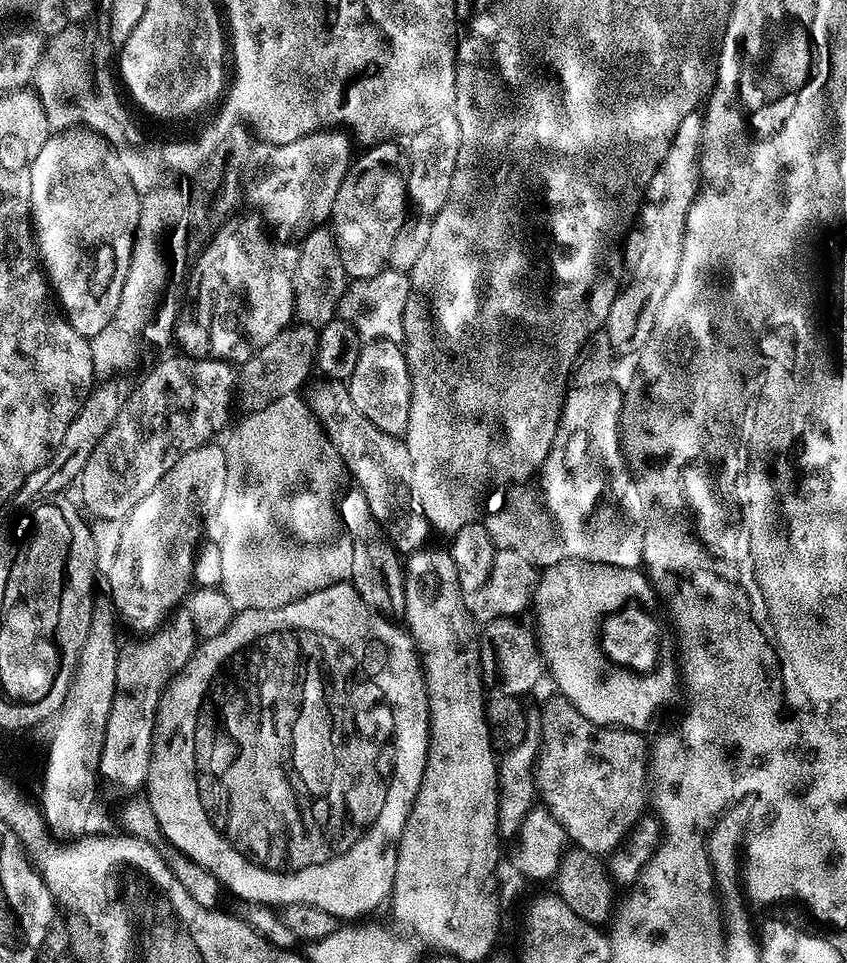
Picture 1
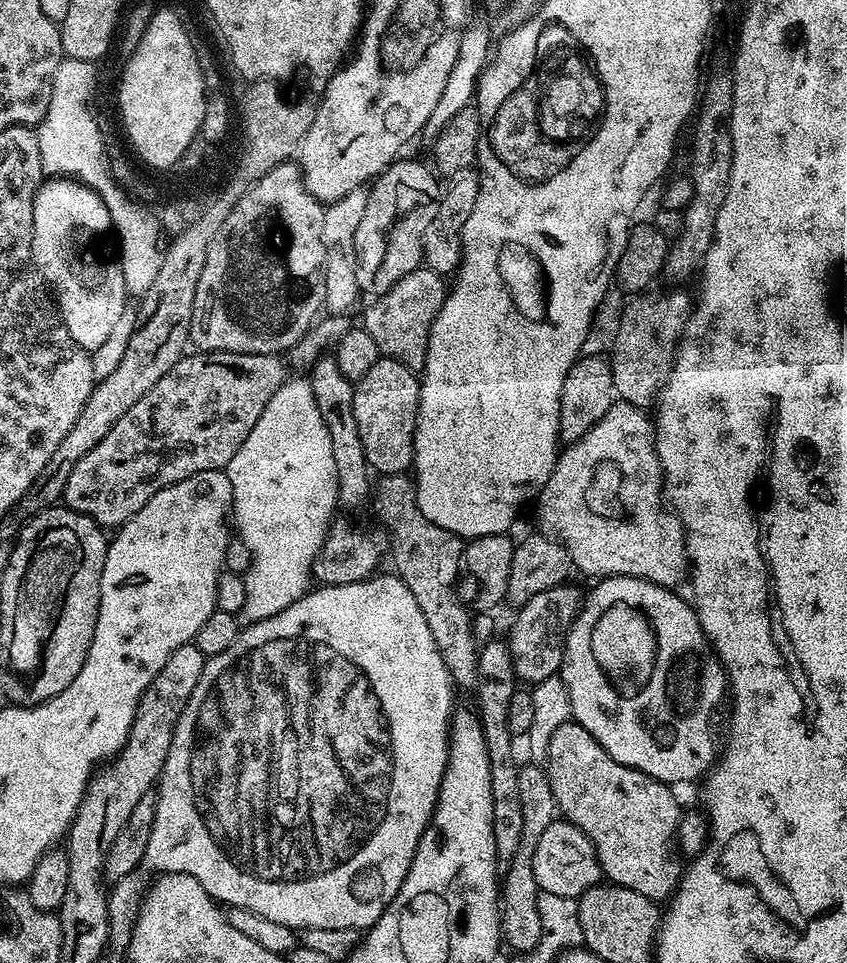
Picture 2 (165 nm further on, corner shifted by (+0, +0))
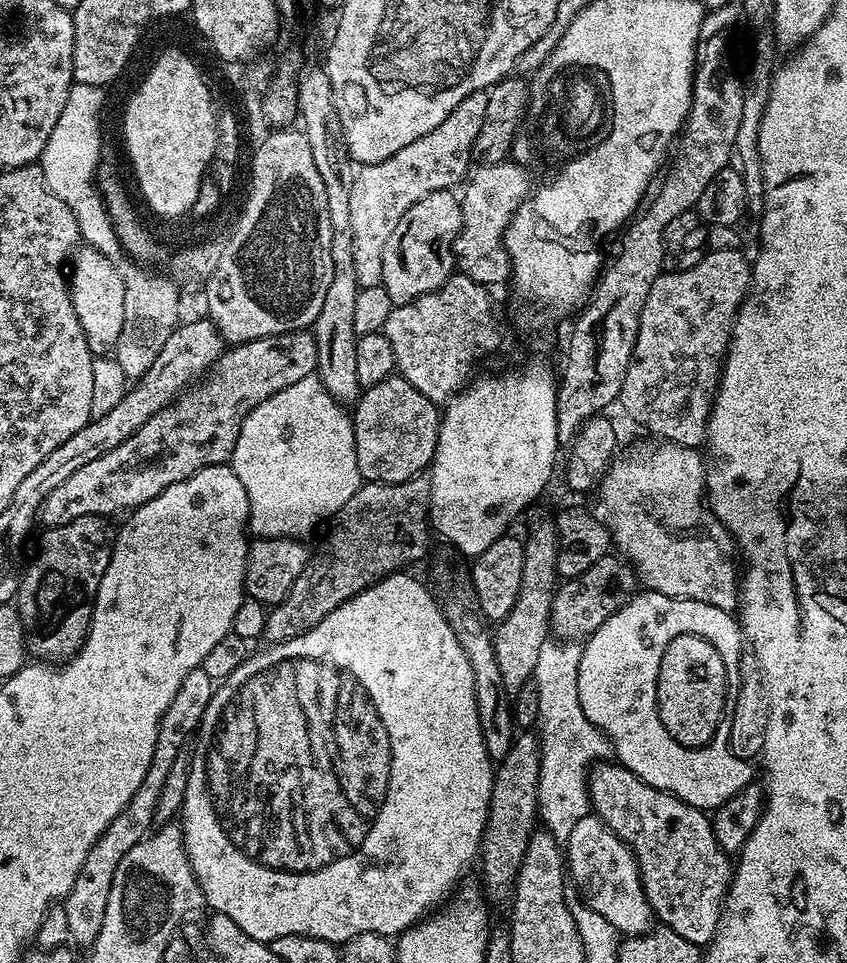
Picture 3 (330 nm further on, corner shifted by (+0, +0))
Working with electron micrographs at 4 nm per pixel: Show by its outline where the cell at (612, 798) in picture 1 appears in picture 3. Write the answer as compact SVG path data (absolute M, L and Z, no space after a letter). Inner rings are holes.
M619 762L608 763L597 763L589 771L591 811L636 856L653 917L663 927L674 930L674 934L682 934L686 942L697 946L711 944L724 915L734 864L729 853L716 844L709 813L642 782Z

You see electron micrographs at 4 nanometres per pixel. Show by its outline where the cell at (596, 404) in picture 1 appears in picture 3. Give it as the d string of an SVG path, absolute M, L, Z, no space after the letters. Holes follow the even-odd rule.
M660 442L657 445L657 448L652 448L649 452L642 453L637 460L632 456L626 457L625 460L620 460L620 458L612 460L610 465L608 465L607 471L598 483L600 497L597 498L596 505L594 505L596 517L607 526L608 535L611 543L614 545L615 551L635 568L639 583L645 589L653 592L661 592L667 596L676 596L679 600L706 602L710 606L718 606L722 610L732 612L737 607L740 599L738 560L736 564L738 549L736 541L732 539L732 535L726 530L726 526L722 526L722 522L713 514L711 508L706 503L706 489L704 486L705 461L702 459L702 456L700 460L699 455L701 453L695 448L684 448L681 444L670 444L667 442Z

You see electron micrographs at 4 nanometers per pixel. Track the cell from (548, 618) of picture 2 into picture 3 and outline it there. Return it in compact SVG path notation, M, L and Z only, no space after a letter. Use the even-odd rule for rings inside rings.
M616 554L601 558L590 570L565 579L554 594L550 632L553 637L563 638L568 642L580 642L592 636L631 598L638 588L638 577L635 568L627 560Z

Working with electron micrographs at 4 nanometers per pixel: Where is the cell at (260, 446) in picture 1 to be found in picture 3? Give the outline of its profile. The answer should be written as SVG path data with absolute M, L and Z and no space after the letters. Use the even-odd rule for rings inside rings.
M315 374L302 378L302 382L294 382L294 386L286 386L286 390L278 390L278 394L266 398L266 402L250 410L240 427L230 466L234 474L238 474L238 482L246 486L248 522L257 537L307 537L307 532L314 531L320 523L323 525L338 510L342 510L350 498L354 498L362 481L352 426L352 417L345 405L328 393Z

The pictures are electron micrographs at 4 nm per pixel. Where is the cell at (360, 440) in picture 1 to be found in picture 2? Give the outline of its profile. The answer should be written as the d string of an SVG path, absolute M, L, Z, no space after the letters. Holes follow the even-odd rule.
M381 475L374 484L374 502L376 512L392 539L390 556L396 563L395 575L414 594L414 602L422 610L426 618L426 626L430 626L430 634L434 634L434 642L442 654L442 662L446 662L448 672L452 676L453 685L469 690L475 689L480 681L480 653L478 640L472 633L472 620L469 609L461 604L456 595L458 577L462 571L462 540L450 530L430 522L422 514L416 497L416 485L407 475Z

